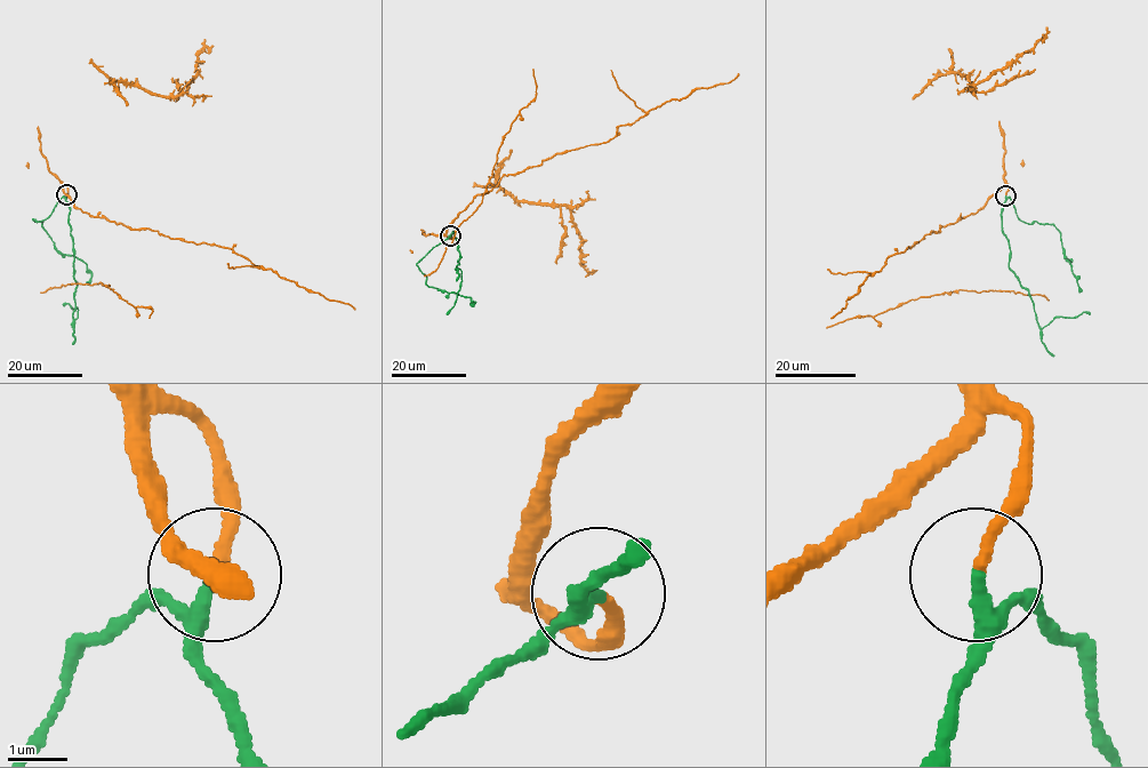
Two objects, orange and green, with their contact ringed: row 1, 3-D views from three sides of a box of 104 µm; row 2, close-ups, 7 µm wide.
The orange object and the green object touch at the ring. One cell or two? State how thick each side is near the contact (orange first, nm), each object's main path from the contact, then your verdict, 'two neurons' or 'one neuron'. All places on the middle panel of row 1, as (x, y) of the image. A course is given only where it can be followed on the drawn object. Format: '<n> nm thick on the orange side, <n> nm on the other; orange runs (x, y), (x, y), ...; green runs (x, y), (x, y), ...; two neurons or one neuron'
200 nm thick on the orange side, 200 nm on the other; orange runs (450, 236), (447, 228), (504, 175), (609, 142), (619, 126), (697, 89), (729, 82), (738, 73); green runs (450, 236), (454, 231), (458, 239), (460, 257), (456, 266), (462, 273), (462, 281), (456, 302), (447, 314); one neuron

